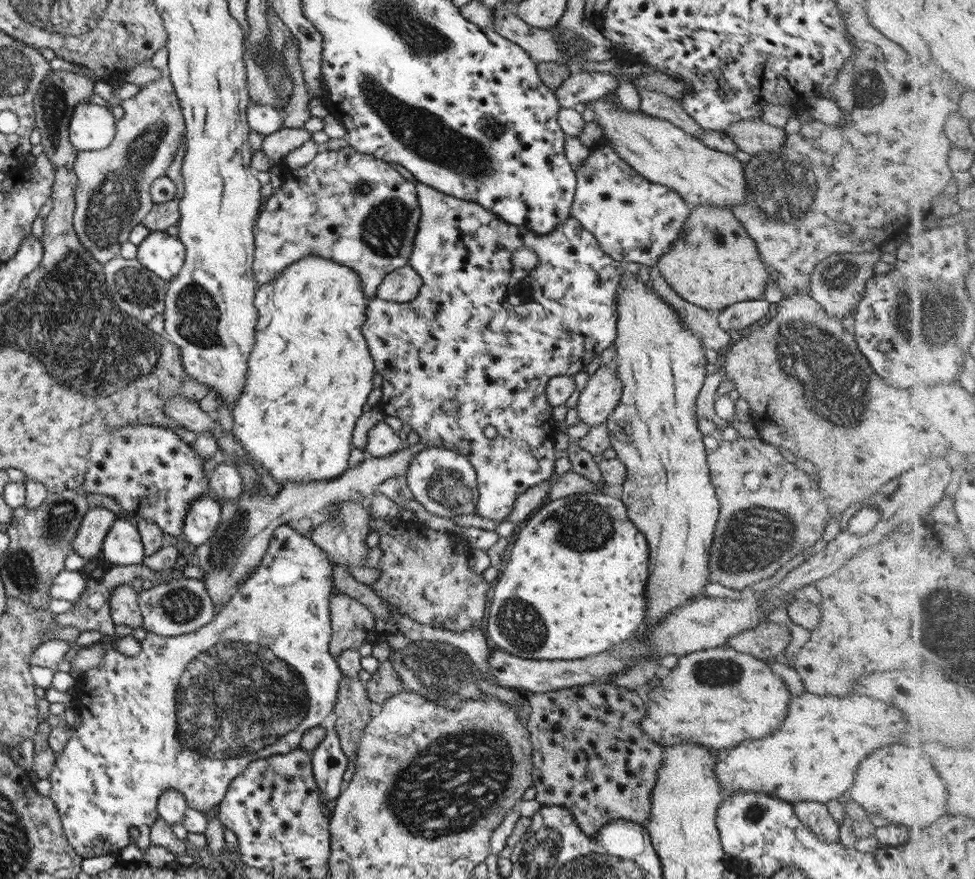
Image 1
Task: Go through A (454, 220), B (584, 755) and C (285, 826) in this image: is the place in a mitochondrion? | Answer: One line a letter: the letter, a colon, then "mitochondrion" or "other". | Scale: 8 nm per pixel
A: other
B: other
C: other

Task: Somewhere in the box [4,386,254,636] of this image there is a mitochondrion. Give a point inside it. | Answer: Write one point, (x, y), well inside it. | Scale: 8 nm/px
(56, 523)

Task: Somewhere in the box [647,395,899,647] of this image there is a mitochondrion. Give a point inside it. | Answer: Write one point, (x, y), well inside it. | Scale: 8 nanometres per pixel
(755, 539)

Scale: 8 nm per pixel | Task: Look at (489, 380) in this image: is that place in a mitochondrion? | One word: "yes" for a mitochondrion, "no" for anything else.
no

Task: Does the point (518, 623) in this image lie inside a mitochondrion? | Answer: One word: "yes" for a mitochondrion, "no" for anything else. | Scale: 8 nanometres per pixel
yes

